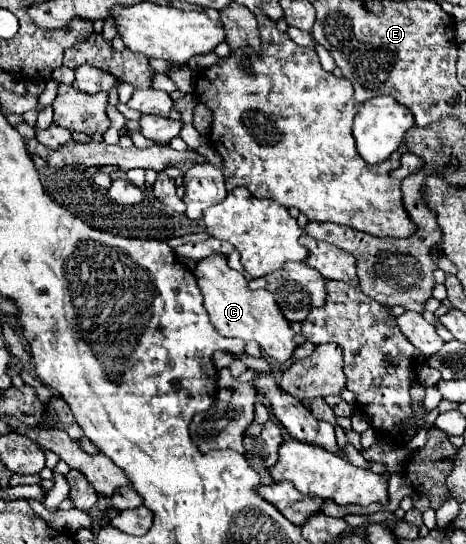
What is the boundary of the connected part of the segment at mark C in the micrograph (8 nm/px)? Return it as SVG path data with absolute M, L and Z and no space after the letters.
M212 254L208 258L202 258L196 264L194 276L198 278L198 286L204 294L204 306L210 314L210 324L216 328L218 334L242 338L244 342L254 340L266 352L268 358L276 360L282 366L294 362L294 352L298 348L298 344L294 342L294 332L290 328L290 322L280 312L274 296L268 290L264 288L256 292L250 290L248 280L240 272L228 268L226 256L222 254Z

